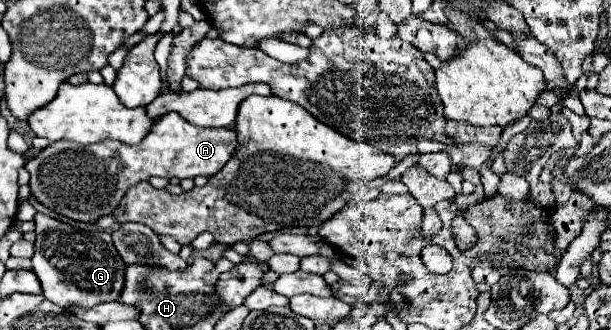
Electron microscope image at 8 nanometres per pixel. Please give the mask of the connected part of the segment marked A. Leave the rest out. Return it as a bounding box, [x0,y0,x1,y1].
[24,113,236,223]

